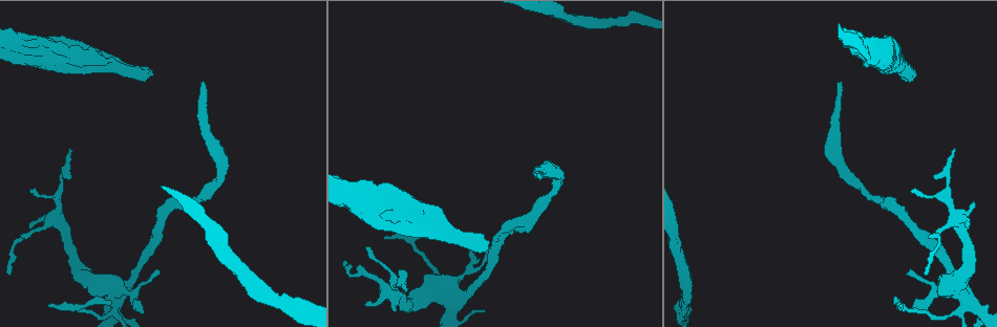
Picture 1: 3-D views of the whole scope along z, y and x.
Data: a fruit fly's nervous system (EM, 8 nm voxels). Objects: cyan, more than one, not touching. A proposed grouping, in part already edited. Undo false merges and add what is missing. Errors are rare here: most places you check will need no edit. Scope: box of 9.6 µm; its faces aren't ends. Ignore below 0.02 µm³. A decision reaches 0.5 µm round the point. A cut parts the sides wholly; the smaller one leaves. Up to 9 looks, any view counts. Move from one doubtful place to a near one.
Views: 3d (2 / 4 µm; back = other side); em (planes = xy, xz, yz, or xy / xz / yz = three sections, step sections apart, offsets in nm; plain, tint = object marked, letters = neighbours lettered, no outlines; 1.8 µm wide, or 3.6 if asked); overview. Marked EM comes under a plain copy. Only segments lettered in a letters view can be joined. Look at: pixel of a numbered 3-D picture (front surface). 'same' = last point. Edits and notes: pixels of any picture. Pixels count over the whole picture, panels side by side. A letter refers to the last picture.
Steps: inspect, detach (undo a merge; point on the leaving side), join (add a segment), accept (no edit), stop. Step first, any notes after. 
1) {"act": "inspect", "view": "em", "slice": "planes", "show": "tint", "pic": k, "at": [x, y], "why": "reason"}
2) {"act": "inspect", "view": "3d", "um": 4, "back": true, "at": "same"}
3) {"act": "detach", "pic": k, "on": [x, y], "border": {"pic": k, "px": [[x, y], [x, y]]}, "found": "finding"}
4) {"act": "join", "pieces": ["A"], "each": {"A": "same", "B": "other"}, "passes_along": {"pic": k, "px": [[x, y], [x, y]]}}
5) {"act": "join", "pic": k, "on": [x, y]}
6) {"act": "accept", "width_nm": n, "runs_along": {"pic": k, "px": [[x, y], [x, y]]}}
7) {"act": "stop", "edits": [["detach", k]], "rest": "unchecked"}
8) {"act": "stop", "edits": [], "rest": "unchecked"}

{"act": "inspect", "view": "em", "um": 3.6, "slice": "xy", "step": 16, "show": "tint", "pic": 1, "at": [54, 62], "why": "abrupt turn"}

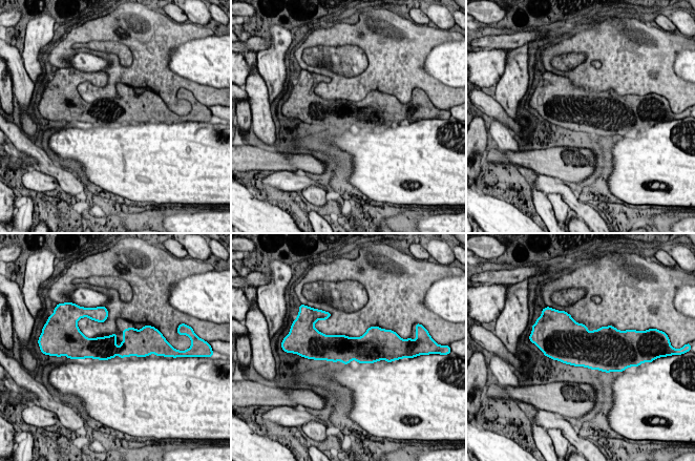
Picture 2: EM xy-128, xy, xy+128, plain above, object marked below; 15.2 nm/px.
{"act": "inspect", "view": "em", "um": 3.6, "slice": "planes", "show": "letters", "at": "same"}

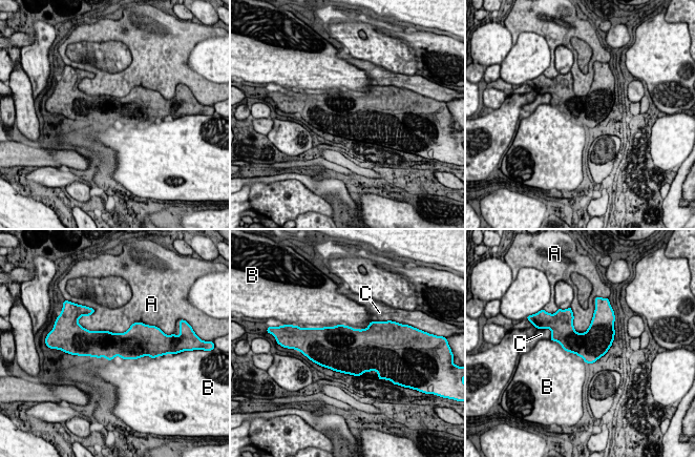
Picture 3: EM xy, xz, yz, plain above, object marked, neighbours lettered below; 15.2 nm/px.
{"act": "accept", "longest_contact_nm": ["A", 900], "each": {"A": "other", "B": "other", "C": "other"}, "found": "all the same neuron"}

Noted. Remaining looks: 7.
{"act": "inspect", "view": "em", "slice": "planes", "show": "letters", "pic": 1, "at": [69, 149], "why": "free end"}

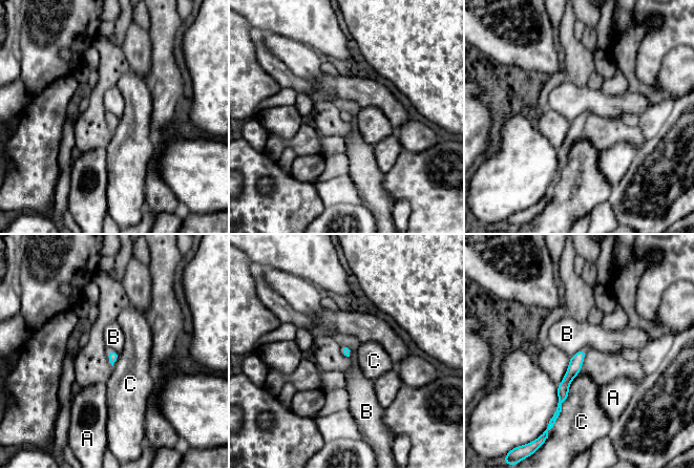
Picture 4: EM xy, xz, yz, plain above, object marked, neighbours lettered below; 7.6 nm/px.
{"act": "accept", "each": {"A": "other", "B": "other", "C": "other"}, "found": "no lettered segment goes on from it"}

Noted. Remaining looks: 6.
{"act": "inspect", "view": "3d", "um": 2, "pic": 1, "at": [940, 230], "why": "calibre changes"}

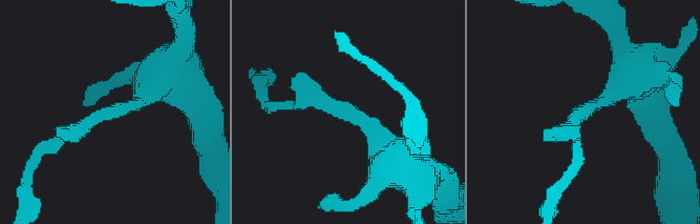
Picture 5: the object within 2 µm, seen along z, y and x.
{"act": "inspect", "view": "em", "um": 3.6, "slice": "yz", "step": 4, "show": "tint", "pic": 5, "at": [336, 105]}

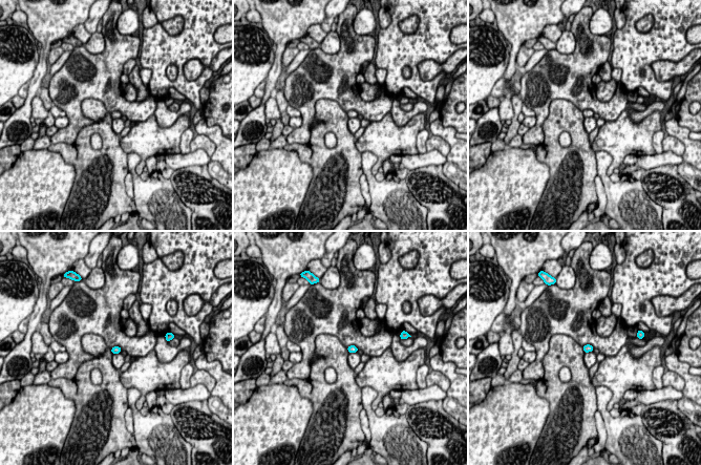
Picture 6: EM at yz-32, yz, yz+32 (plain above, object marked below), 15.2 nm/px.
{"act": "inspect", "view": "em", "um": 3.6, "slice": "planes", "show": "letters", "at": "same", "why": "another direction"}

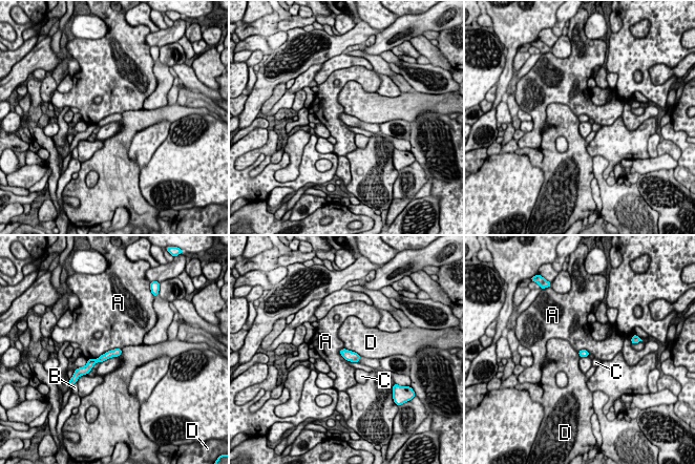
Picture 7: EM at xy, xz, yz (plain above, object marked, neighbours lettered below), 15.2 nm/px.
{"act": "accept", "longest_contact_nm": ["A", 550], "each": {"A": "other", "B": "other", "C": "other", "D": "other"}, "border": {"pic": 7, "px": [[121, 348], [88, 359]]}, "found": "continuous, no second neuron"}

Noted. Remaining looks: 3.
{"act": "inspect", "view": "3d", "um": 2, "pic": 1, "at": [486, 248], "why": "thick end"}

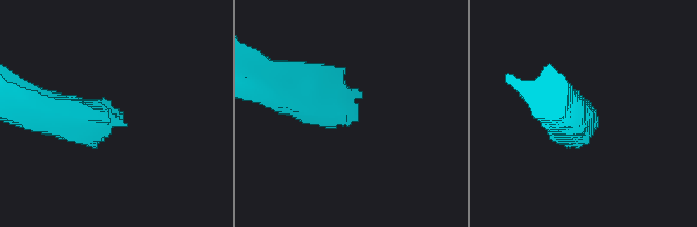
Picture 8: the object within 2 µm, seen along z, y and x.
{"act": "inspect", "view": "em", "slice": "planes", "show": "letters", "pic": 8, "at": [590, 113]}

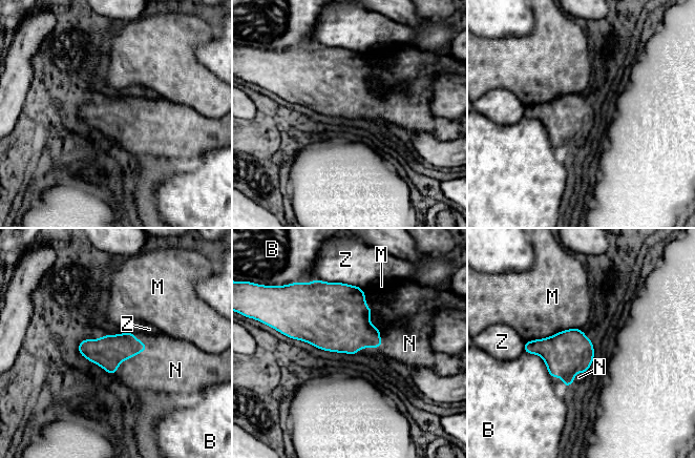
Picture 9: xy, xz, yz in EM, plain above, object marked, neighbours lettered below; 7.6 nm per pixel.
{"act": "join", "pieces": ["N"], "width_nm": 260, "longest_contact_nm": ["M", 440], "each": {"B": "other", "M": "other", "N": "same", "Z": "other"}, "found": "it goes on there"}

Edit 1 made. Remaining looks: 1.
{"act": "stop", "edits": [["join", 9]], "rest": "unchecked"}

